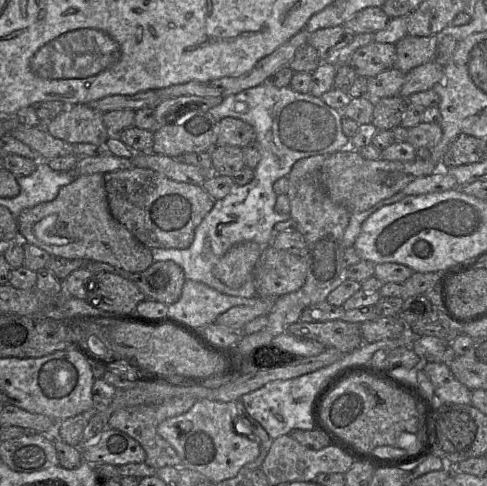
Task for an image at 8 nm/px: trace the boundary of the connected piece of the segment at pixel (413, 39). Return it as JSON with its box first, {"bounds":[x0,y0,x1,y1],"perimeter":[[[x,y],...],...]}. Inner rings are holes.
{"bounds":[394,35,438,73],"perimeter":[[[406,35],[396,46],[394,67],[404,73],[413,68],[432,61],[437,49],[438,35],[411,36]]]}

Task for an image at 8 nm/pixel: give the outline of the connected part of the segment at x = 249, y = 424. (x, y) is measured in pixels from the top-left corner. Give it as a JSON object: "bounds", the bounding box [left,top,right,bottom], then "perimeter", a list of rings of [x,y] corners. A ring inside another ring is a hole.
{"bounds":[235,400,273,469],"perimeter":[[[240,400],[236,401],[235,404],[241,416],[241,419],[239,417],[239,420],[235,422],[235,431],[242,437],[246,437],[250,440],[256,440],[257,438],[257,442],[260,446],[258,457],[244,466],[247,469],[258,469],[261,467],[273,439],[271,439],[265,429],[247,413]]]}

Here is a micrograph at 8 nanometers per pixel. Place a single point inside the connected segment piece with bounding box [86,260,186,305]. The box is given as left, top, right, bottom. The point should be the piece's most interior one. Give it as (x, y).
(162, 281)

